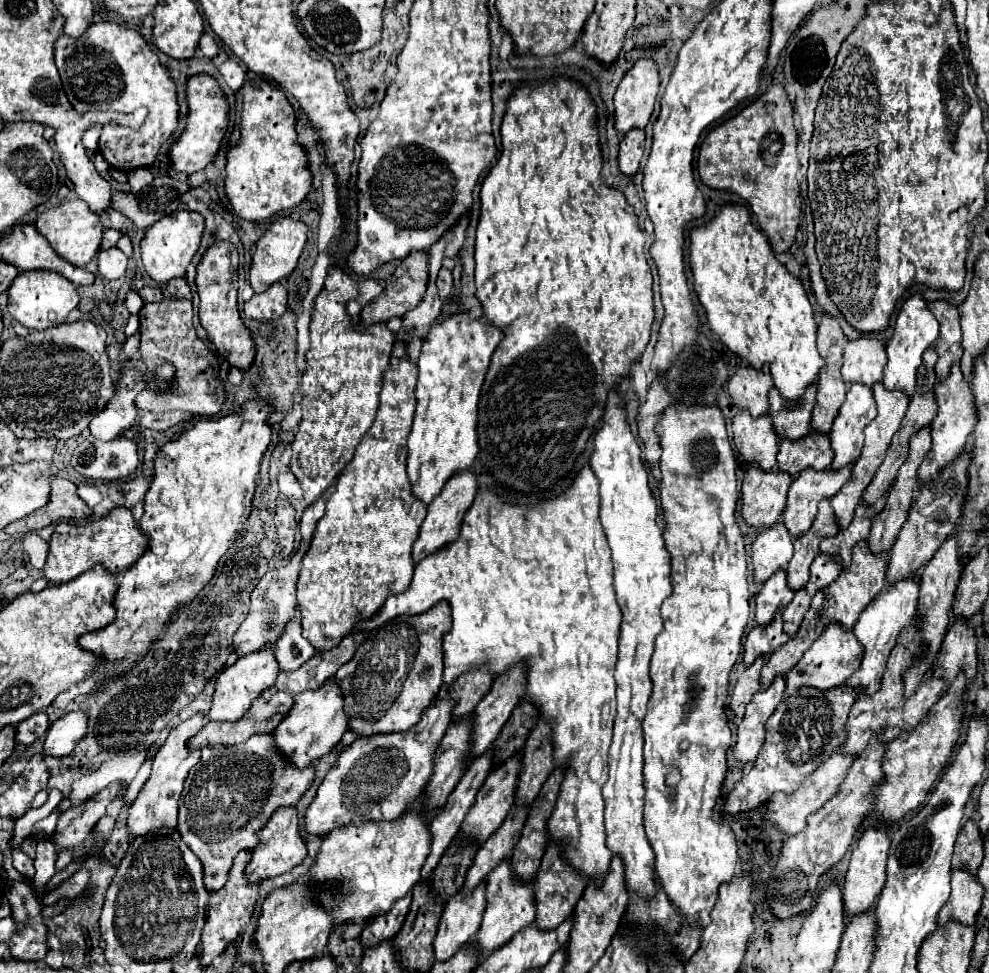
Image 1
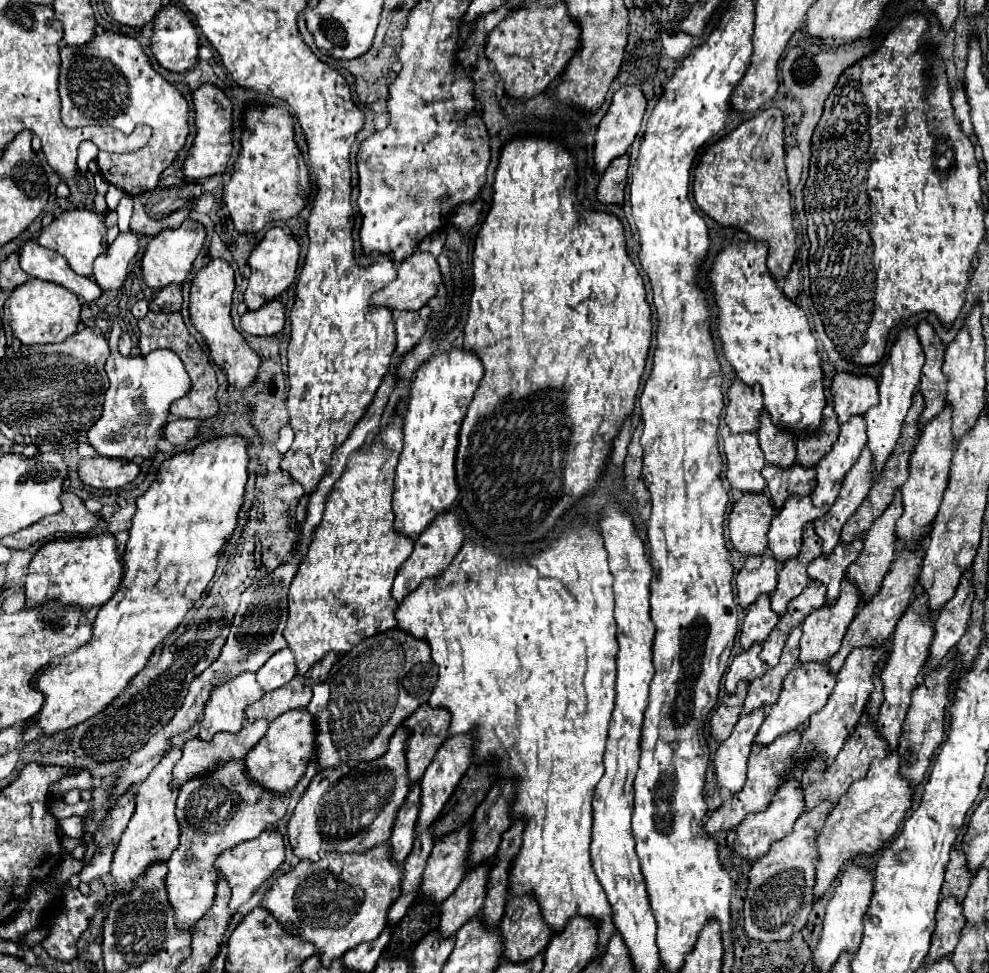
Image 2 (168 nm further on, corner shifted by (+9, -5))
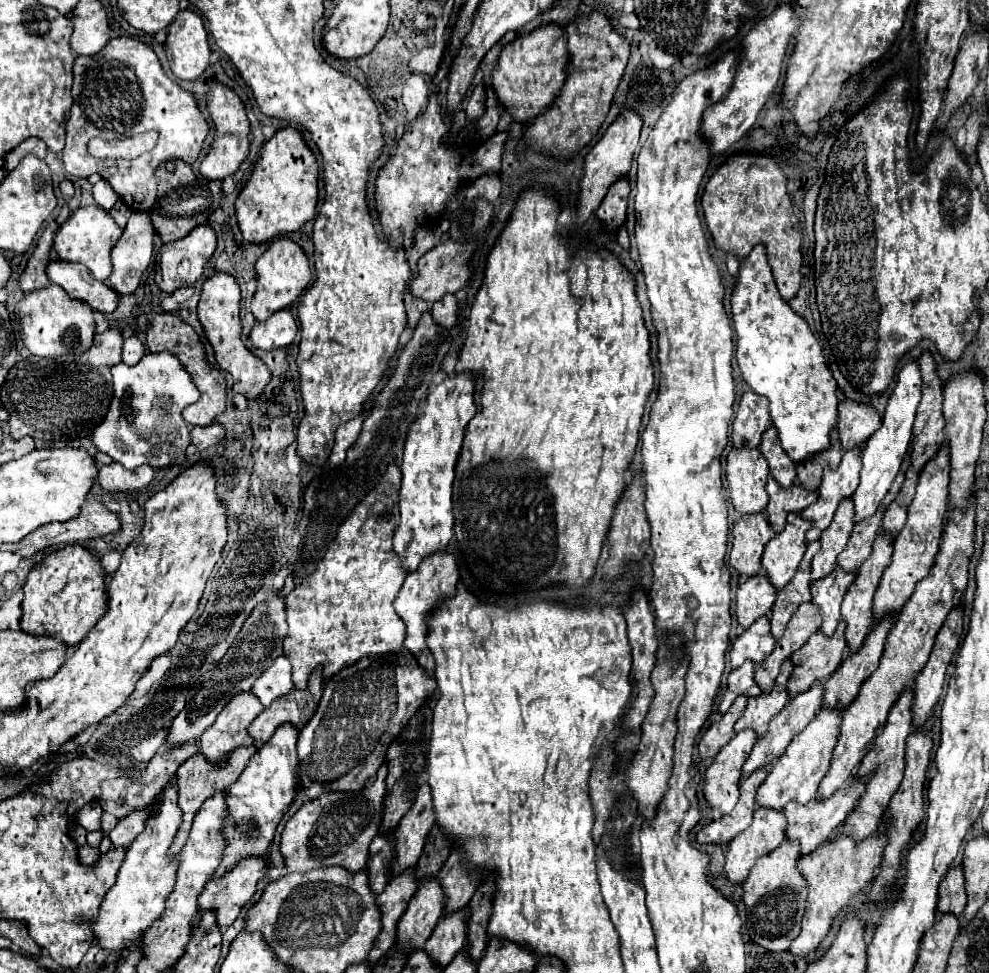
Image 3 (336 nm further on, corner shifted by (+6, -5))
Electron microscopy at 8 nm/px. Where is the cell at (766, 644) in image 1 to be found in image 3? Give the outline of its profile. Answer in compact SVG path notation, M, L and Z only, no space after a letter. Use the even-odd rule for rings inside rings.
M744 663L742 667L734 669L728 675L726 693L722 695L722 701L718 705L720 713L726 713L738 695L746 695L746 697L758 697L760 695L758 685L754 683L754 663Z

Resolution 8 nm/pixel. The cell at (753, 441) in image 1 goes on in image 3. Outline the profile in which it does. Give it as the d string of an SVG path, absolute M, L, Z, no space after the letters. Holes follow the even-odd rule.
M732 449L726 457L726 479L730 489L730 501L740 515L754 515L764 513L768 505L766 493L766 479L768 479L768 463L758 449Z

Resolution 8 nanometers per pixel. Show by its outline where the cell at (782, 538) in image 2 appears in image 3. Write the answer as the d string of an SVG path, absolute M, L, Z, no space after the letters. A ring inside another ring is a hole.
M788 515L784 531L768 541L762 555L762 567L766 569L766 577L776 591L780 591L794 577L806 551L804 533L808 529L810 523L804 523L800 515Z

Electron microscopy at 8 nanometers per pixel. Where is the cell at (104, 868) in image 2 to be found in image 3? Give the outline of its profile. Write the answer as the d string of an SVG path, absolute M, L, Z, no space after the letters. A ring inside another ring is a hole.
M154 805L140 809L140 811L130 811L126 817L122 817L116 825L116 829L110 833L112 847L130 847L134 837L144 831L146 821L154 817Z

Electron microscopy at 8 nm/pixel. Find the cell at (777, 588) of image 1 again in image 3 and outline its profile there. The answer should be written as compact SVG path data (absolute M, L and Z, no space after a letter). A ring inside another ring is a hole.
M768 617L758 619L752 627L748 627L732 645L730 649L730 663L732 669L740 667L744 661L762 663L770 651L774 649L776 639L770 635L770 621Z

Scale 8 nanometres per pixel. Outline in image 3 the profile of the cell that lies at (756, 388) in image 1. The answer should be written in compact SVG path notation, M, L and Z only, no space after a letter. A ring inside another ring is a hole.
M746 393L738 405L736 419L732 423L732 445L736 449L742 447L758 447L762 433L770 427L768 403L762 395Z

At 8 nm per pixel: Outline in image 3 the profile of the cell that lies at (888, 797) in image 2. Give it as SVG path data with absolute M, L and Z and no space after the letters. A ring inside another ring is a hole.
M844 825L834 829L832 841L824 843L822 847L818 847L818 851L798 859L798 871L806 881L808 887L808 897L806 897L806 911L802 917L802 929L800 935L792 941L788 953L794 957L808 957L810 953L814 953L822 939L826 937L826 933L832 927L834 917L848 907L850 899L858 893L862 893L874 879L876 869L882 861L882 847L886 845L886 835L874 833L870 835L866 841L862 843L854 843L854 839L850 839L844 833Z

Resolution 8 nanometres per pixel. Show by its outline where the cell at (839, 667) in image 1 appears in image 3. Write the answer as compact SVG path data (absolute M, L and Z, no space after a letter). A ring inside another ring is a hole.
M820 683L814 685L812 691L806 691L806 695L798 695L798 699L792 699L768 725L768 733L756 741L750 757L746 759L744 767L742 767L742 777L752 775L756 769L762 769L766 765L772 765L776 759L780 759L788 747L788 743L794 739L794 735L798 735L798 731L802 731L802 727L806 727L806 723L810 723L810 719L814 719L814 715L820 711L822 707L822 687Z

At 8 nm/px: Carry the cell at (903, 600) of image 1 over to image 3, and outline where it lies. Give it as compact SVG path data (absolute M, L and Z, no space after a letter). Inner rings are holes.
M822 709L814 721L798 733L786 753L774 761L770 775L764 779L756 793L756 807L770 807L776 811L782 811L788 801L796 803L808 803L816 797L818 783L822 781L822 775L826 775L830 767L830 755L834 749L834 743L838 741L838 731L842 723L842 713L838 709Z

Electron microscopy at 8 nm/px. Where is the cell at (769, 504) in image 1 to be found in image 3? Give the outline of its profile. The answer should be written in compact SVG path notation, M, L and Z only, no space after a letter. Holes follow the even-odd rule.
M746 515L740 517L732 529L732 551L728 563L746 577L758 575L762 565L762 553L766 543L774 537L774 529L764 515Z

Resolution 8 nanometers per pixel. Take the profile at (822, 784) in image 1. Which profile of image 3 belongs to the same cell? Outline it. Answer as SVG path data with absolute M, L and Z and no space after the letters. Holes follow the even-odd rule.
M756 809L752 825L742 831L738 837L734 837L726 851L726 877L732 883L742 883L750 871L750 867L756 863L758 857L772 853L784 837L786 817L782 811L768 811L768 809Z

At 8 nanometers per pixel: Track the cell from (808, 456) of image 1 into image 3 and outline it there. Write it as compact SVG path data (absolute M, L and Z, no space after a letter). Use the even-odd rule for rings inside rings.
M774 477L768 479L766 491L770 495L768 509L766 509L768 523L772 525L772 529L776 533L780 533L784 529L788 513L800 513L800 511L804 511L808 505L812 505L816 501L816 495L818 495L818 493L806 491L802 485L780 489L778 483L774 483Z

